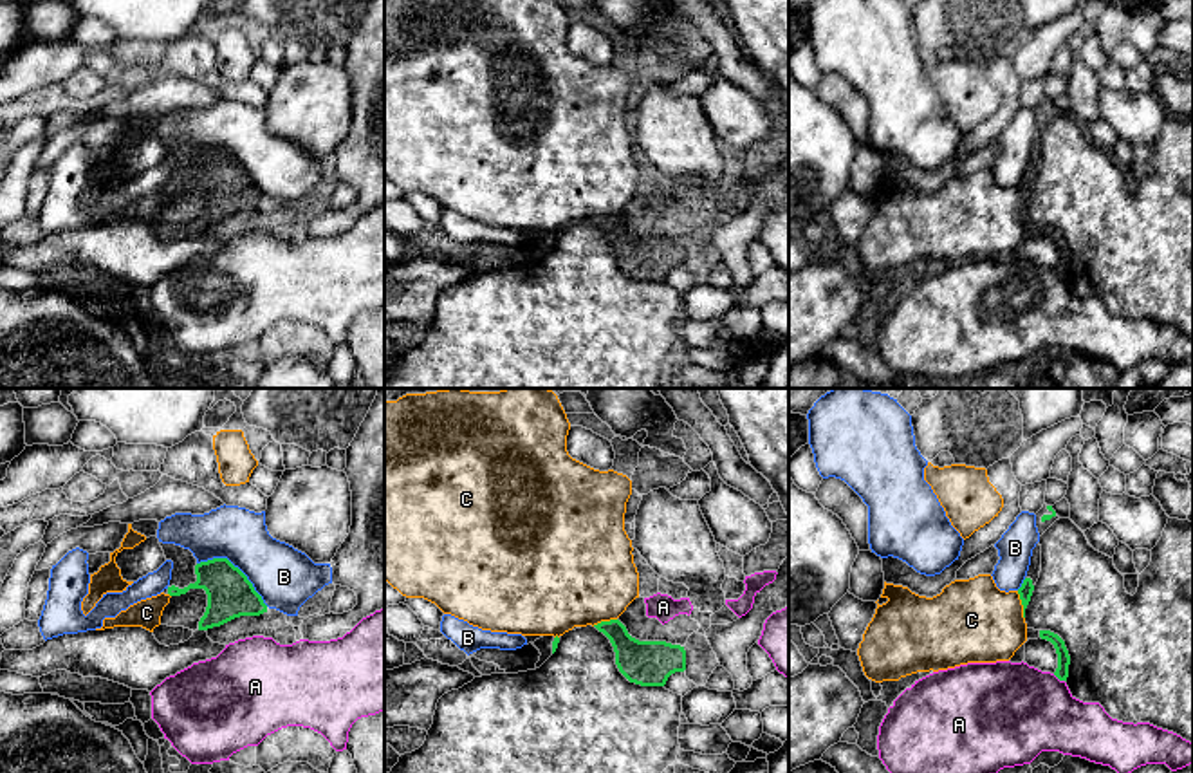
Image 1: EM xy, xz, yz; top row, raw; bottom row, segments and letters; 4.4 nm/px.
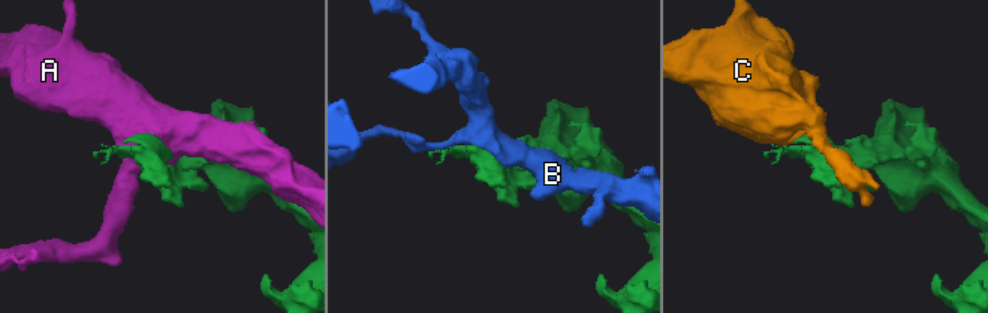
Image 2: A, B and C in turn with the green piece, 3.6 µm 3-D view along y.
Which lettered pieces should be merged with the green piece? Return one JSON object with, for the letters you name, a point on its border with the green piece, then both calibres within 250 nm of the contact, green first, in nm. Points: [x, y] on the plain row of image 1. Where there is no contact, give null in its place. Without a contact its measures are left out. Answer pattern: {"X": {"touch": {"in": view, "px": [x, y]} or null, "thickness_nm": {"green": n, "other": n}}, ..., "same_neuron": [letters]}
{"same_neuron": []}

